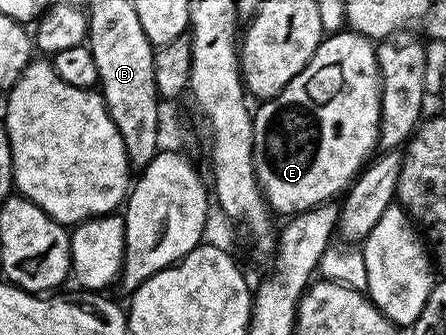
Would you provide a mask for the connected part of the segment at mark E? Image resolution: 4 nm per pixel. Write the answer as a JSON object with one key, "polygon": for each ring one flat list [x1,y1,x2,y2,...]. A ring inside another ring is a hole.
{"polygon":[[351,30,325,35,307,66,277,96,263,101,259,107,252,118,254,170,268,207,276,214,297,214,335,201,373,159,380,143,380,71,376,44]]}

